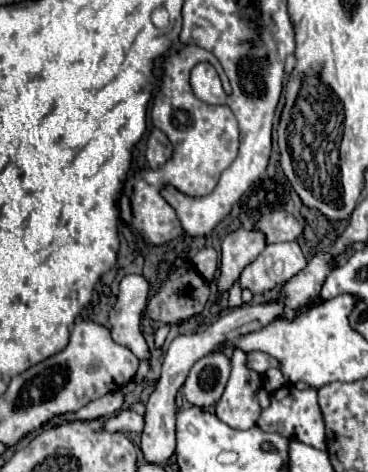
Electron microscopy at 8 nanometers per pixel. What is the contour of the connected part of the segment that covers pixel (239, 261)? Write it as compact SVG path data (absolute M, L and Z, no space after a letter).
M242 228L230 232L222 240L218 292L228 292L234 286L234 282L240 278L240 272L258 258L264 246L266 242L260 232L242 230Z

